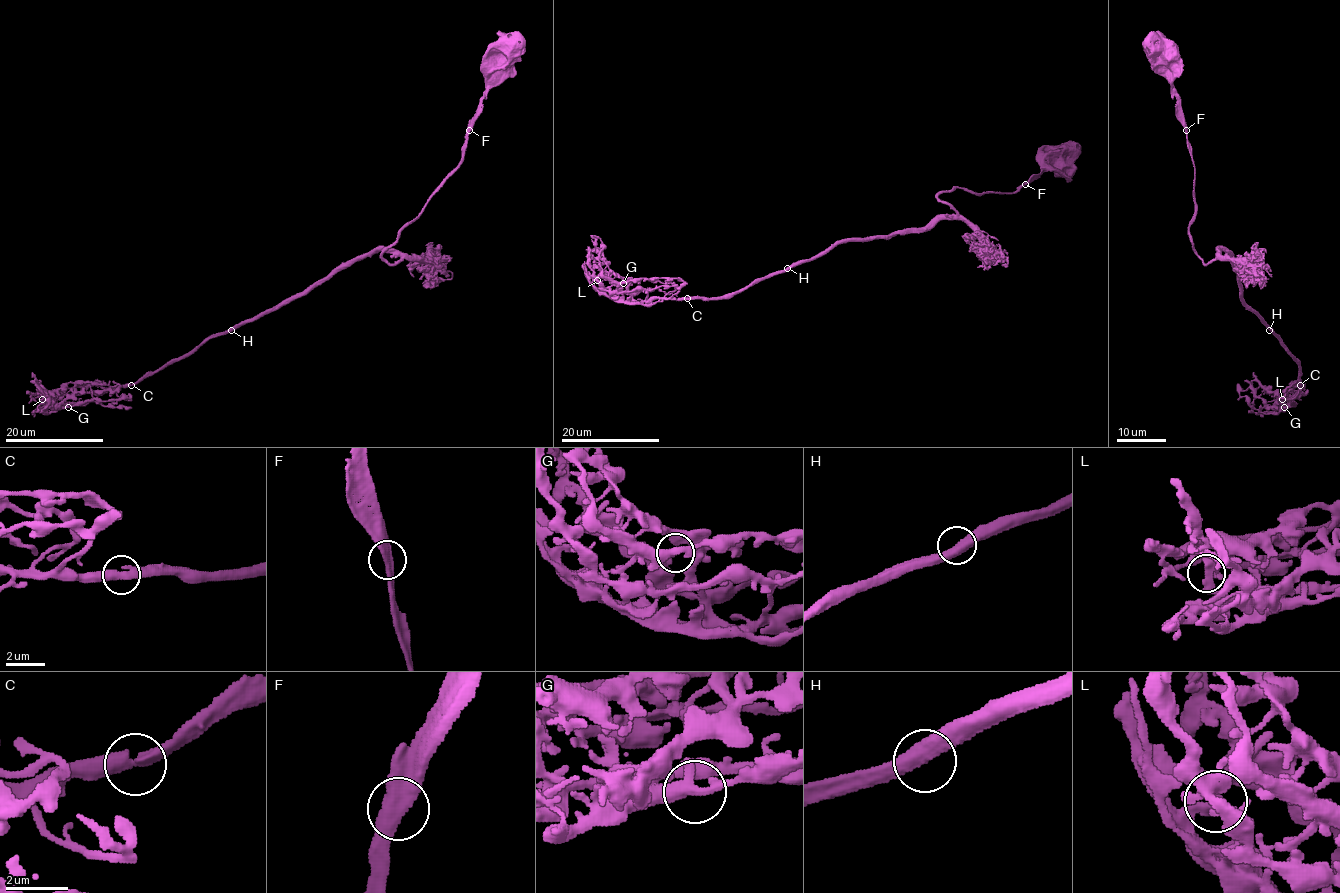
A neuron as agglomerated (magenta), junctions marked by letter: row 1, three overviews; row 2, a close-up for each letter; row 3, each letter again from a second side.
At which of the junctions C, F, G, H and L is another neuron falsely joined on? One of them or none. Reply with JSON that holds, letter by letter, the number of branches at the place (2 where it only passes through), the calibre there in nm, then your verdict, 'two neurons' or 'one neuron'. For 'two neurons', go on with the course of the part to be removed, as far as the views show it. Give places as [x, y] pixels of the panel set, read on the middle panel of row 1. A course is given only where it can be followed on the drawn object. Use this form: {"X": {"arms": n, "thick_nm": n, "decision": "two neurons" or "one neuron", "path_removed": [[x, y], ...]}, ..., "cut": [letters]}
{"C": {"arms": 2, "thick_nm": 440, "decision": "one neuron"}, "F": {"arms": 2, "thick_nm": 400, "decision": "one neuron"}, "G": {"arms": 2, "thick_nm": 440, "decision": "one neuron"}, "H": {"arms": 2, "thick_nm": 480, "decision": "one neuron"}, "L": {"arms": 2, "thick_nm": 360, "decision": "one neuron"}, "cut": []}

